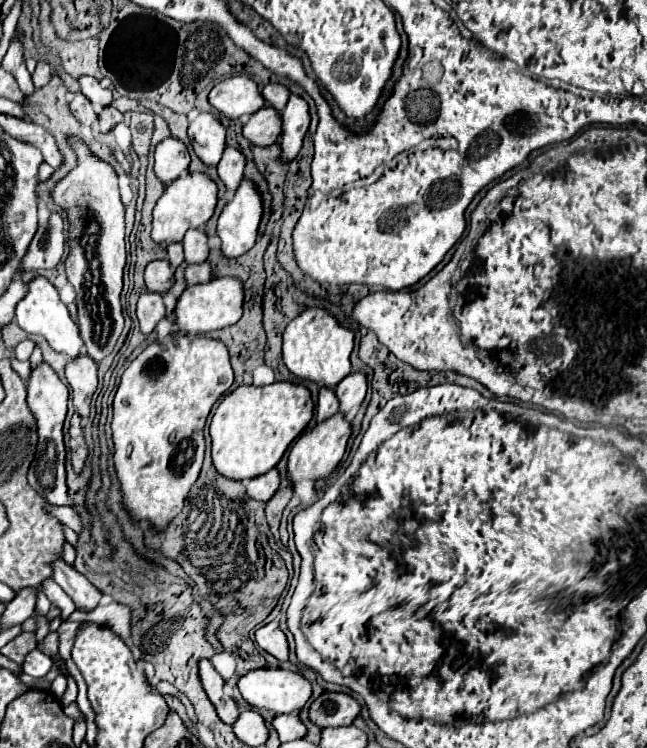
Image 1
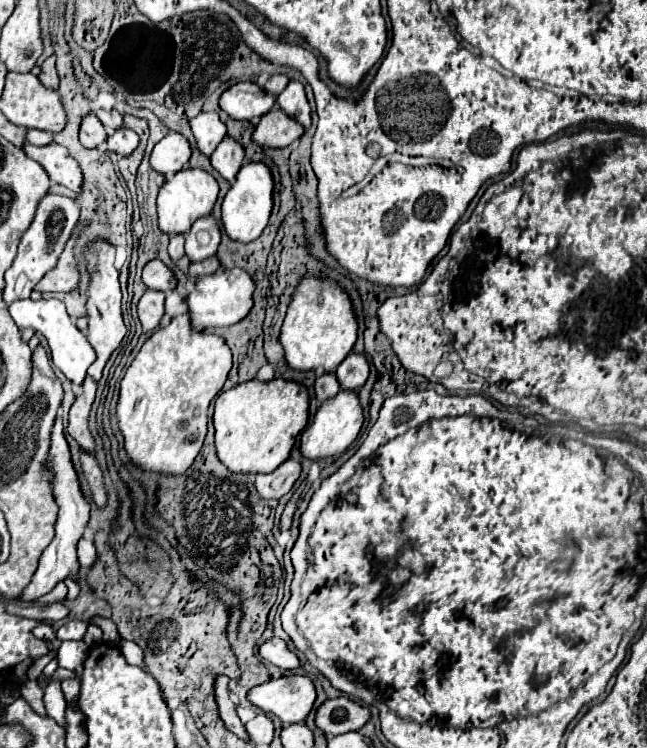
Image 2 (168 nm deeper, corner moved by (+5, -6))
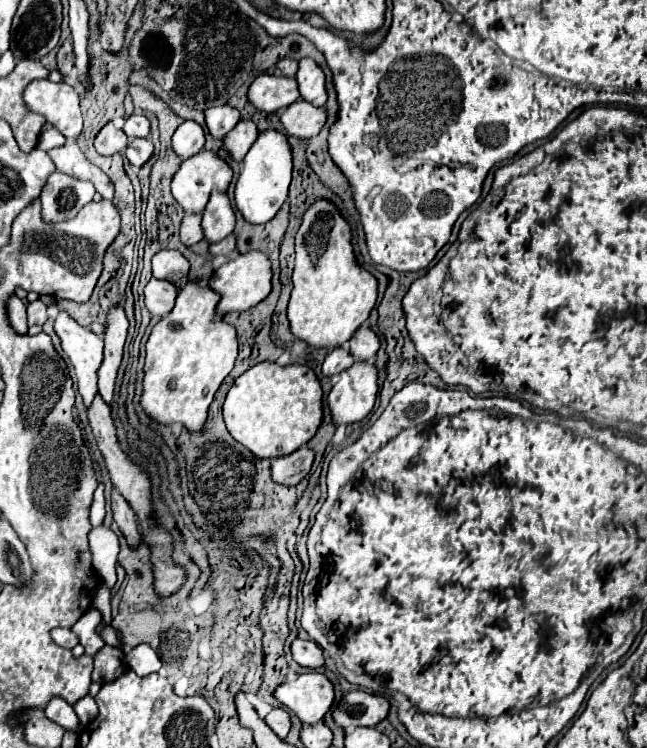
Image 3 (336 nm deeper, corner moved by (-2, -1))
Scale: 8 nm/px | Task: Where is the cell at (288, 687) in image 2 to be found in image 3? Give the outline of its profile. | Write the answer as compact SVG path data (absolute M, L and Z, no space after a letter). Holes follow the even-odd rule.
M308 671L302 675L288 675L286 681L274 691L276 699L282 701L298 719L306 725L324 719L334 703L334 685L320 671Z

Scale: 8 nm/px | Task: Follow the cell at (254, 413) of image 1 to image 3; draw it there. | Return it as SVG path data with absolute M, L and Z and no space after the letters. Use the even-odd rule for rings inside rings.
M262 361L244 371L224 401L224 421L230 435L256 457L282 457L308 443L324 419L322 385L308 365L278 365Z

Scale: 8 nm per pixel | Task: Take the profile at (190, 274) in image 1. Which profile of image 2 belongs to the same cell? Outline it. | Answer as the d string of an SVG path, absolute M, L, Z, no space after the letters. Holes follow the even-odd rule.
M215 256L207 258L207 260L201 260L197 264L191 264L189 266L189 274L195 276L195 278L201 278L201 276L209 276L209 274L215 274L219 270L219 262Z

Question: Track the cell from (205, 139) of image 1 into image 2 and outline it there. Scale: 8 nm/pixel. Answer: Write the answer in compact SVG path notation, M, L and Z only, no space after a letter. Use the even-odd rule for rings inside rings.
M201 112L191 120L191 130L197 142L197 148L203 156L211 156L219 142L225 138L225 124L215 112Z

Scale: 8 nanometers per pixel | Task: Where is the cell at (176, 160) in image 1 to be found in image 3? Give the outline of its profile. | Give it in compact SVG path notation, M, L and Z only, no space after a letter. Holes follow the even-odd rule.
M184 121L174 137L172 137L172 143L174 143L174 149L176 153L182 157L182 159L188 159L192 155L196 155L198 151L202 151L204 147L204 129L196 123L196 121Z

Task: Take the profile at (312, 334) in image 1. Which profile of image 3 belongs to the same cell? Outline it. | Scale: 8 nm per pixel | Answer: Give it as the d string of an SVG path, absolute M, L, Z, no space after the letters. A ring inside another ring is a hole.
M316 199L306 213L302 215L300 229L294 237L294 249L296 249L296 267L292 275L292 295L288 303L288 319L290 329L298 339L304 339L312 347L324 347L334 349L336 345L344 345L352 333L368 319L378 293L378 281L372 273L362 269L354 257L352 249L352 231L346 219L340 215L334 203L328 199Z

